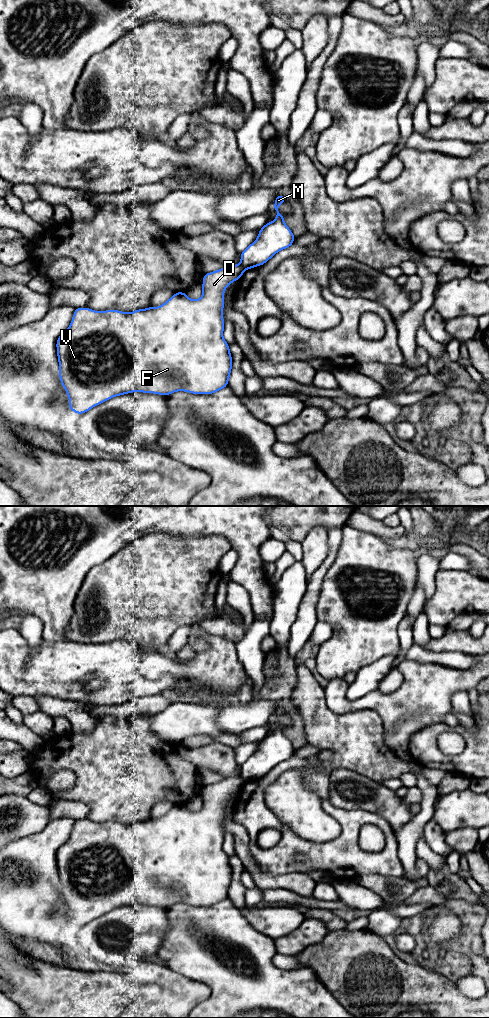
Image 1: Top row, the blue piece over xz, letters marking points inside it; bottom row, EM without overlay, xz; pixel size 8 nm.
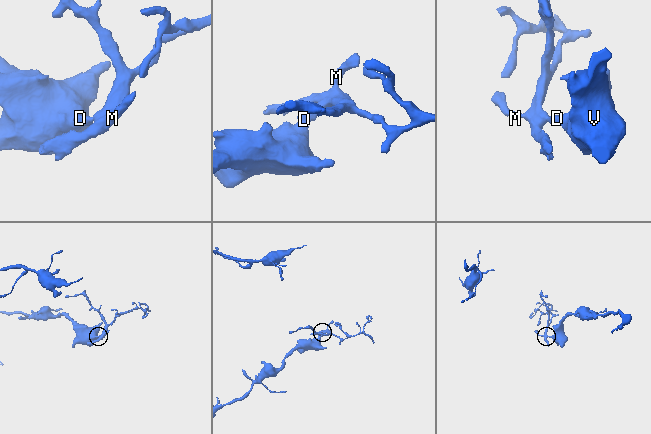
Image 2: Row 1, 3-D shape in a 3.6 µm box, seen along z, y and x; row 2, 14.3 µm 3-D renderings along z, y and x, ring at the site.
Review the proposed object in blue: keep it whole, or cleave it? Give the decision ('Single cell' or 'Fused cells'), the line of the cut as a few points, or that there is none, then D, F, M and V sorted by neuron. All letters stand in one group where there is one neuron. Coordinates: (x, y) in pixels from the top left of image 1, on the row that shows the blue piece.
Fused cells. Split along xz (240, 263), (245, 269). Groups: D F V / M

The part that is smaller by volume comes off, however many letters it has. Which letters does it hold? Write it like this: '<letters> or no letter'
M

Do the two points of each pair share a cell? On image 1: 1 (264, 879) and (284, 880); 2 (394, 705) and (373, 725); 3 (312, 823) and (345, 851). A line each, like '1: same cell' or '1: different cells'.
1: same cell
2: different cells
3: different cells

